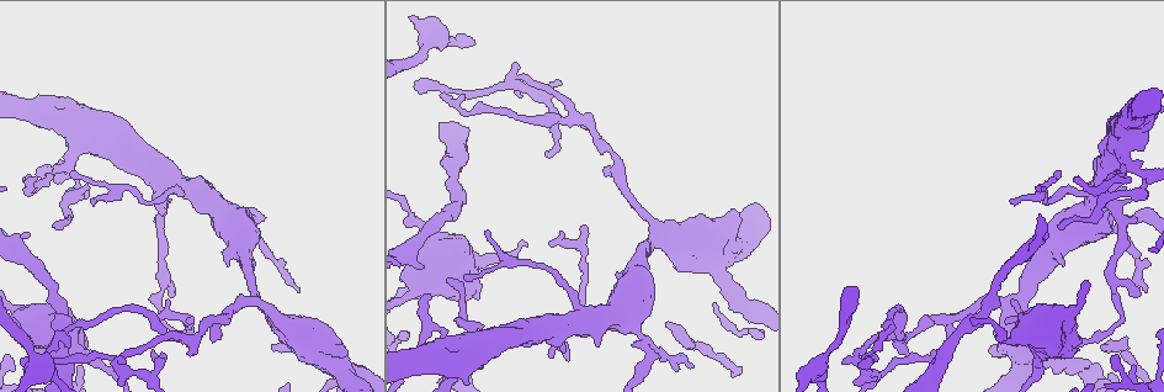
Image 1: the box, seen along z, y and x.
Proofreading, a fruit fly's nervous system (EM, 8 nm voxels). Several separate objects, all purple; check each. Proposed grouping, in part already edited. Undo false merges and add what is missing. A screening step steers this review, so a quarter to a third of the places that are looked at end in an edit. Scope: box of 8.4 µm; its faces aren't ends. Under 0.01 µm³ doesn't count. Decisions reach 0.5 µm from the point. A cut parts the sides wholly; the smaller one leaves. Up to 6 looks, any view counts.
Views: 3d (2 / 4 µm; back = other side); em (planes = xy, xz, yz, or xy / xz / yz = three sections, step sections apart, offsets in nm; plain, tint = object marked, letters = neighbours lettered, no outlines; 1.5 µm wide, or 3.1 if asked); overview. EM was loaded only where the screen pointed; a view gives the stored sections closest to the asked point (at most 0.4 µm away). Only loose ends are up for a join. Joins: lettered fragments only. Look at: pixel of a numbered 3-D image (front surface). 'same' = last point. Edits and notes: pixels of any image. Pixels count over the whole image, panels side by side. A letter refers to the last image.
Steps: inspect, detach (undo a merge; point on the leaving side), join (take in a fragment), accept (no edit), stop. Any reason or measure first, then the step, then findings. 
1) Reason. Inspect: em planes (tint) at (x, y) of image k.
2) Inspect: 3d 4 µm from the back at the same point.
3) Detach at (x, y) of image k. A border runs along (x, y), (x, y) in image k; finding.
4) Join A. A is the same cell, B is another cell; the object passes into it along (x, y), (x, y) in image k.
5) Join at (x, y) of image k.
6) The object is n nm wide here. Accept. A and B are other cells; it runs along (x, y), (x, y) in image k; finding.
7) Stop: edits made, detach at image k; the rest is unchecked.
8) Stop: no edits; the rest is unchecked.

Free end. Inspect: em planes (plain) at (423, 268) of image 1.

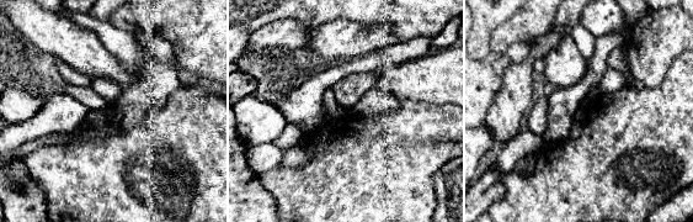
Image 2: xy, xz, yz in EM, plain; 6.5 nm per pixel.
What lies round it. Inspect: em planes (letters) at the same point.

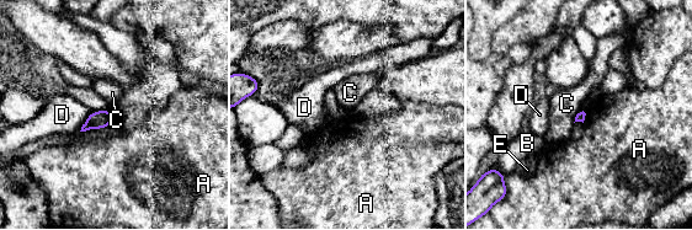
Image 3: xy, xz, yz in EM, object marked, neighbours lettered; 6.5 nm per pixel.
The longest contact is with D, 150 nm. Accept. A, B, C, D and E are other cells; none of them fits.

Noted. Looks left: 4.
Thin end. Inspect: 3d 2 µm at (82, 366) of image 1.

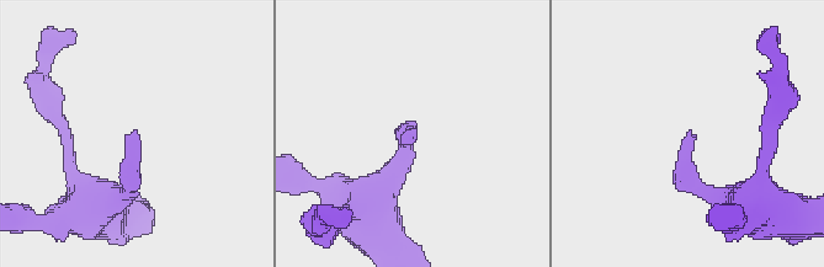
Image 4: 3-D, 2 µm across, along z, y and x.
Inspect: em planes (letters) at (695, 136) of image 4.

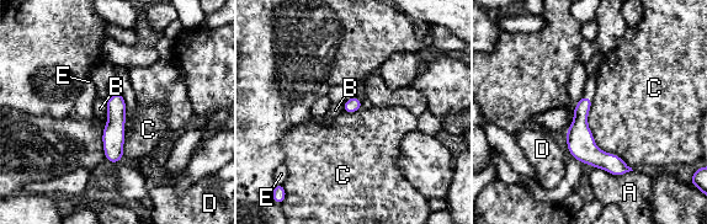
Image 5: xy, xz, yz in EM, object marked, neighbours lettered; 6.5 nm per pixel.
Accept. A, B, C, D and E are other cells; a border runs along (591, 99), (595, 144), (631, 168) in image 5; none of them fits.

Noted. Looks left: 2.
Thin end. Inspect: em xy step 4 (letters) at (1145, 289) of image 1.

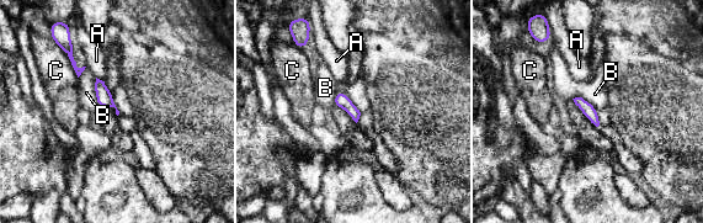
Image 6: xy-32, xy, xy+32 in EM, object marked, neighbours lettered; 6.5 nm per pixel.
Another direction. Inspect: em yz step 8 (letters) at the same point.

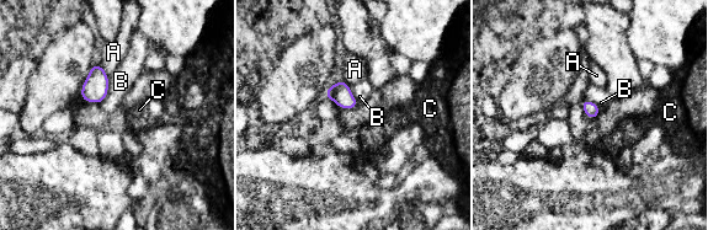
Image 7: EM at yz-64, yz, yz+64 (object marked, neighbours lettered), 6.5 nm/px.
The object is 100 nm wide here. Accept. A, B and C are other cells; a border runs along (108, 78), (108, 92), (99, 103) in image 7; none of them fits.

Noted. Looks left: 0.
Stop: no edits; the rest is unchecked.

